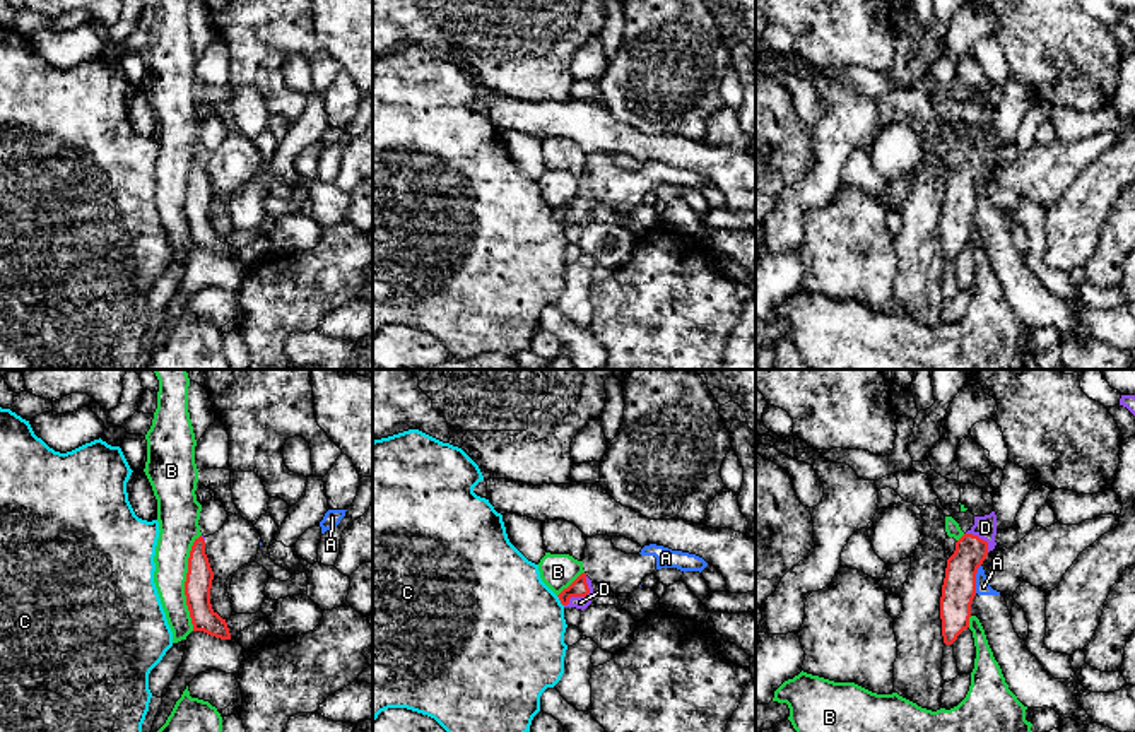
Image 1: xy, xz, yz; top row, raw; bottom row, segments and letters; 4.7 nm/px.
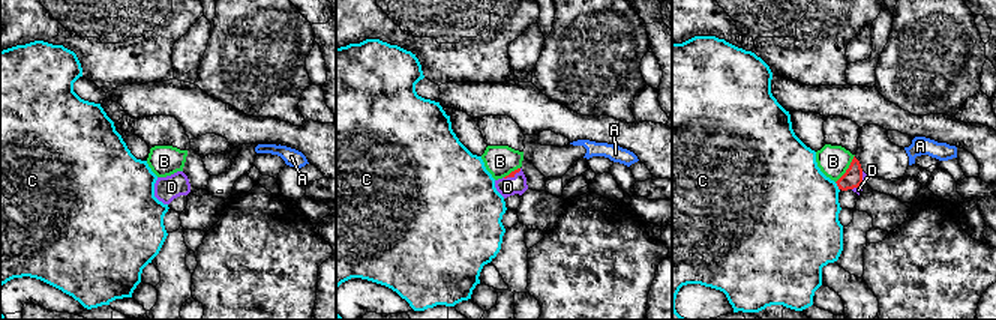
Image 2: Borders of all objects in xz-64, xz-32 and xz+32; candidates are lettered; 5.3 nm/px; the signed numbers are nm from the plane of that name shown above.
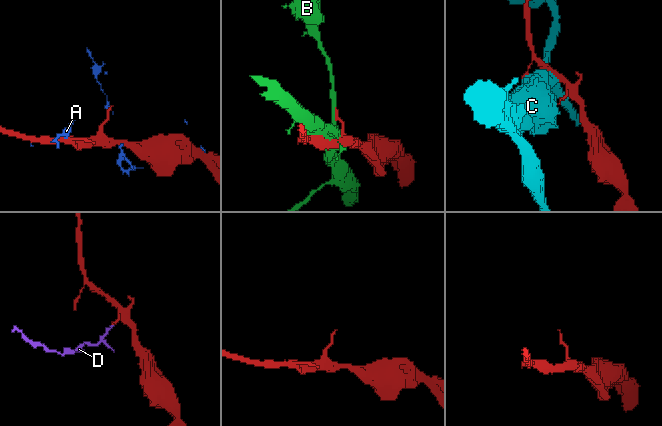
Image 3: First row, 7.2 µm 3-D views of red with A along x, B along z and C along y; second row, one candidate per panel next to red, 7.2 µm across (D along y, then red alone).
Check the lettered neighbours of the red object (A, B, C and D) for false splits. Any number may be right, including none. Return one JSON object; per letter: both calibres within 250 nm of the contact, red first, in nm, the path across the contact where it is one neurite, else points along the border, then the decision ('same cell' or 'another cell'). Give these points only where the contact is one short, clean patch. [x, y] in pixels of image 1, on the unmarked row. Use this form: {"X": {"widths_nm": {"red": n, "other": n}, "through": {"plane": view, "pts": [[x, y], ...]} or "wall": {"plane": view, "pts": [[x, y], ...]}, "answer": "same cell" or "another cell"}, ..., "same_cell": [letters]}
{"A": {"widths_nm": {"red": 160, "other": 70}, "answer": "another cell"}, "B": {"widths_nm": {"red": 130, "other": 180}, "answer": "another cell"}, "C": {"widths_nm": {"red": 80, "other": 480}, "answer": "another cell"}, "D": {"widths_nm": {"red": 80, "other": 60}, "through": {"plane": "xz", "pts": [[578, 204], [583, 212], [580, 219]]}, "answer": "same cell"}, "same_cell": ["D"]}

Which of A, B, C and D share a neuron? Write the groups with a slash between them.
A / B / C / D

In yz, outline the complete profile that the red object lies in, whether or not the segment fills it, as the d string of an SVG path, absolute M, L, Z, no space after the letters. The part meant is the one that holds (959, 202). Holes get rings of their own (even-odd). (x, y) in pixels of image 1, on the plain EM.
M997 132L974 133L974 142L956 159L947 176L940 214L942 253L952 262L969 245L971 221L976 212L976 190L995 166Z

